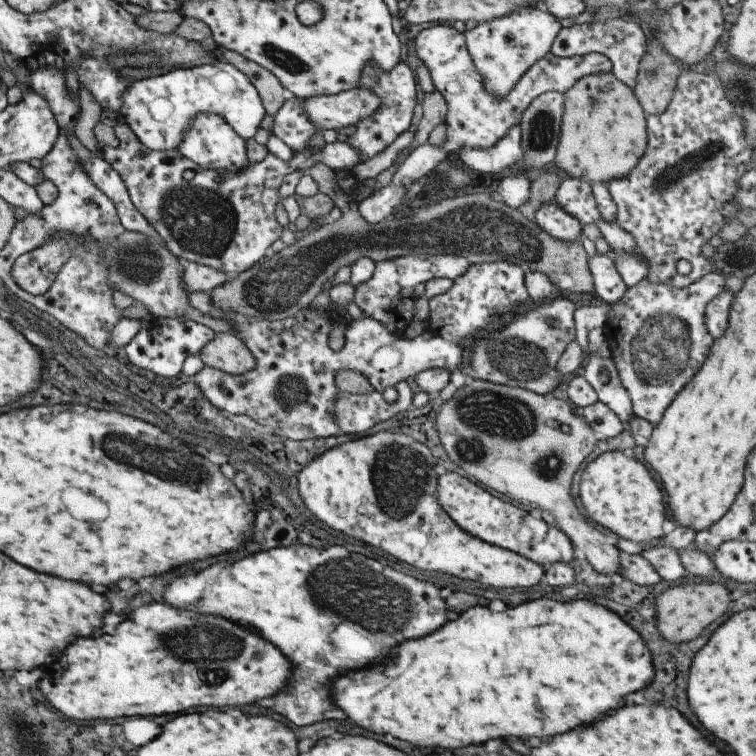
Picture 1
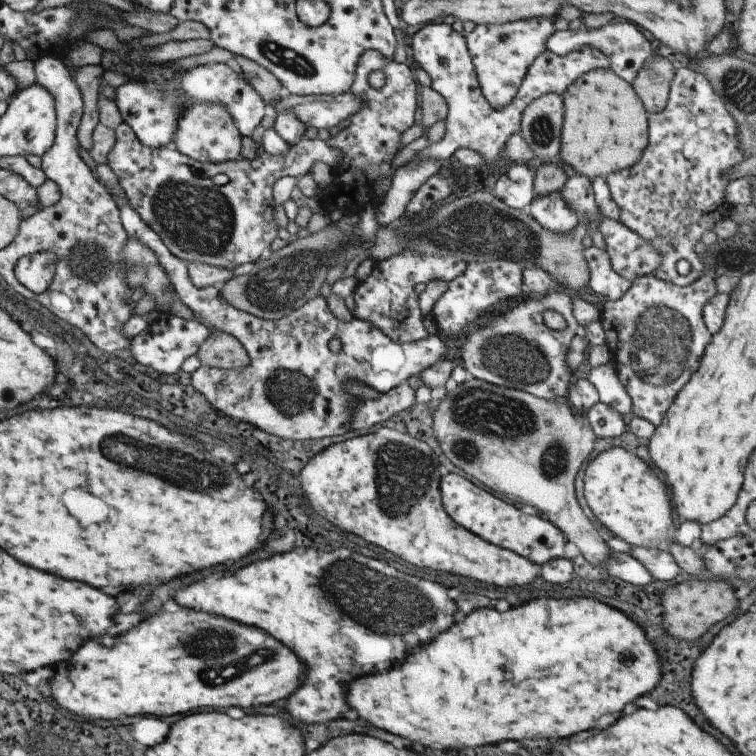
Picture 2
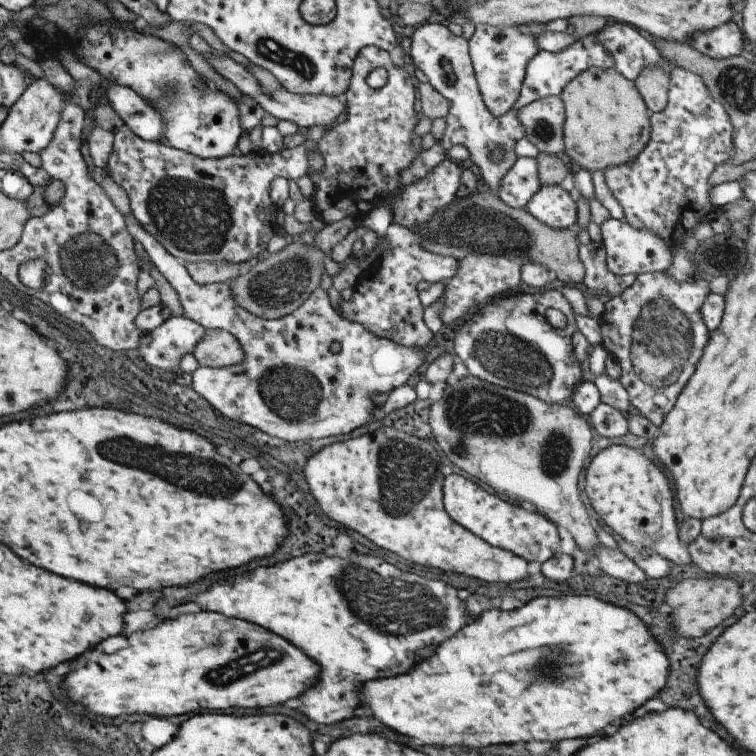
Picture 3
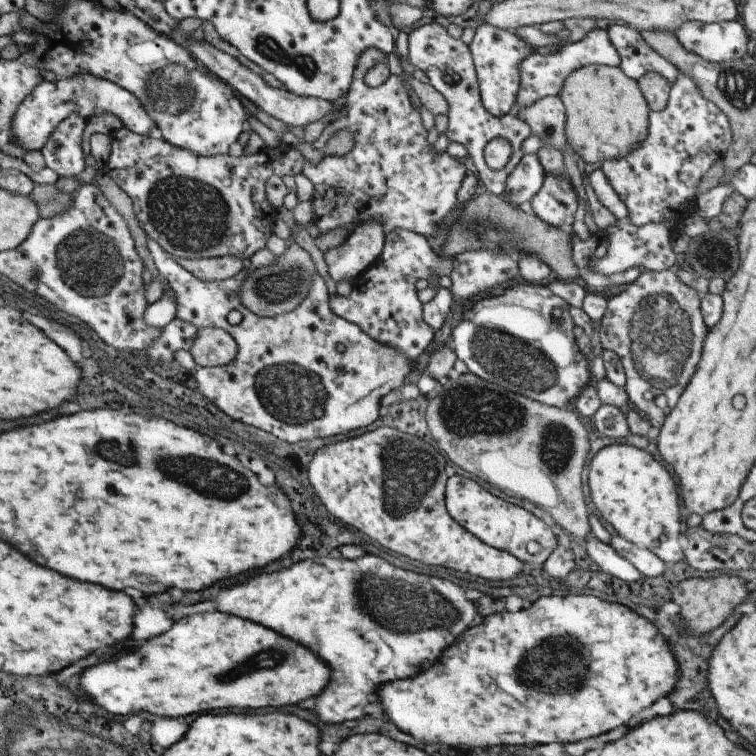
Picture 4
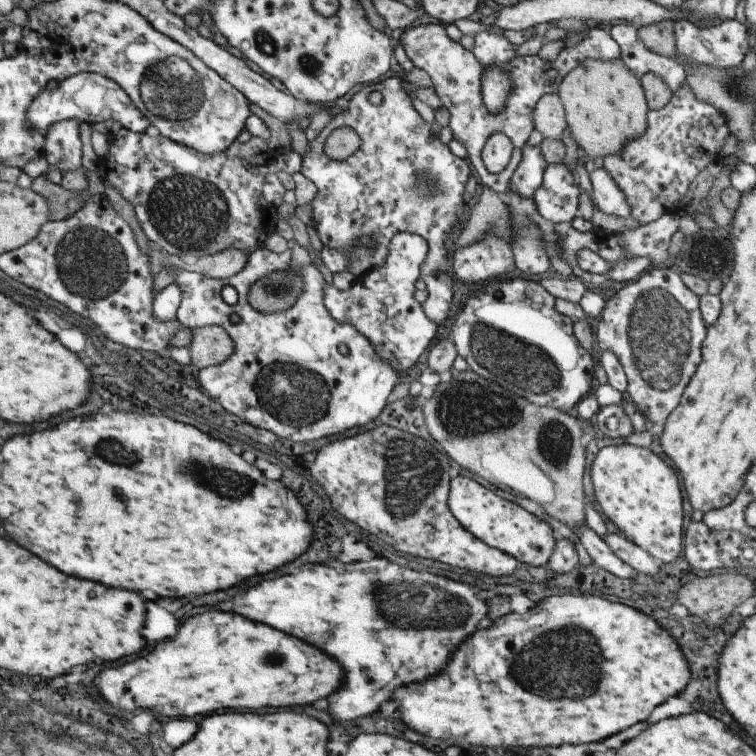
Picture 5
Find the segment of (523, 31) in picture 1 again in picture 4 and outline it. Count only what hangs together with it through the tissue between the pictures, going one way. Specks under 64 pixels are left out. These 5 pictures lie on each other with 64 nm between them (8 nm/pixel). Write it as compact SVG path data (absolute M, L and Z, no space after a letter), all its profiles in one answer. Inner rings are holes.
M481 24L479 28L475 28L469 50L473 56L475 74L477 74L481 108L487 110L495 118L509 114L509 110L517 98L517 92L521 88L521 64L535 50L523 38L519 38L515 32L499 30L499 28L489 26L489 24Z

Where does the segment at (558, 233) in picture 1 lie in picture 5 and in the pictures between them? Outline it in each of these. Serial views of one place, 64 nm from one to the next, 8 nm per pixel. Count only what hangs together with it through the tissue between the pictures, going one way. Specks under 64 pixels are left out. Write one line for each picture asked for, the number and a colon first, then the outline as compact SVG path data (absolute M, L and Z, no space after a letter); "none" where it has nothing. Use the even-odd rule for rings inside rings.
2: M553 192L545 198L535 198L529 206L531 218L549 232L565 236L579 226L579 216L565 204L559 192Z
3: M565 184L543 186L537 194L533 194L525 210L555 230L567 230L573 222L577 222L577 204Z
4: M543 176L543 186L529 204L533 216L555 228L573 224L573 214L577 210L577 198L565 176Z
5: M561 162L545 168L543 182L531 200L537 208L537 214L547 222L573 222L577 210L577 190L579 184L573 182L569 170Z

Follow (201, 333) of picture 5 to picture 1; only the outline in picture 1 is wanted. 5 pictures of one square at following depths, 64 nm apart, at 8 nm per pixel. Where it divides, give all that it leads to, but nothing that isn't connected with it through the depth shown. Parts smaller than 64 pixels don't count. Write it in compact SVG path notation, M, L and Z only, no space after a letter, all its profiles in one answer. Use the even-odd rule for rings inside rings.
M217 334L217 338L201 348L199 356L205 368L209 366L231 376L247 374L257 366L257 360L249 352L249 348L233 334Z

